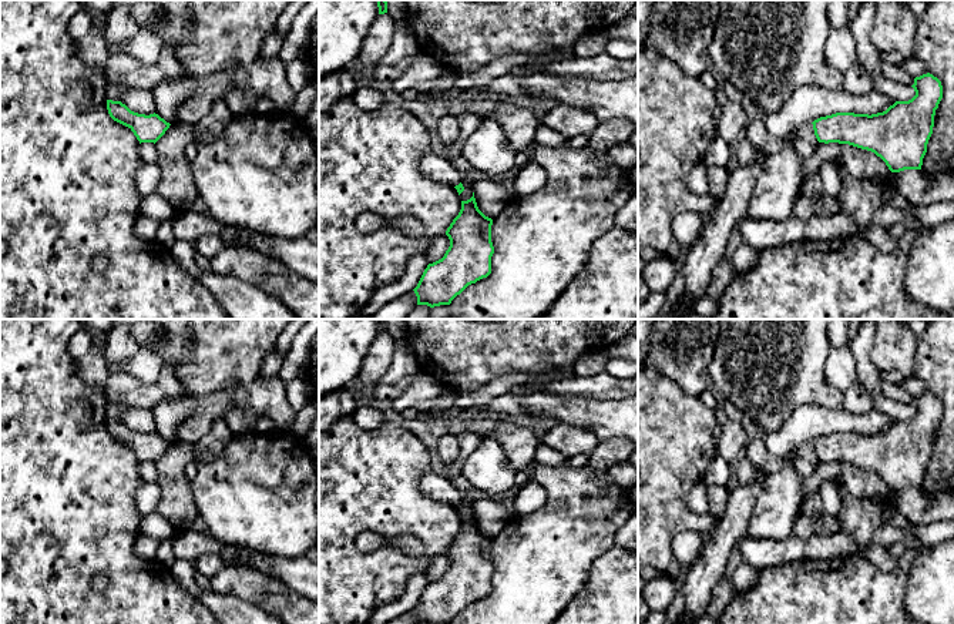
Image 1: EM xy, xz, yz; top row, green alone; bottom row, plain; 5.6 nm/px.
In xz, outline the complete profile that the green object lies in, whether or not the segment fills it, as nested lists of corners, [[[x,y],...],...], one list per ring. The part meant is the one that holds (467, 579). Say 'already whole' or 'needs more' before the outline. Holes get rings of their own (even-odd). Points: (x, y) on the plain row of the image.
already whole; [[[474,511],[446,550],[450,566],[444,576],[424,588],[413,608],[417,624],[450,624],[468,604],[491,593],[493,539],[477,526]]]

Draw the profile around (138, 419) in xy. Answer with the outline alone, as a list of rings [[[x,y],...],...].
[[[125,407],[121,413],[121,422],[138,433],[150,435],[155,432],[155,422],[150,409]]]

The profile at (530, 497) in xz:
[[[530,480],[515,494],[514,516],[534,513],[544,507],[545,503],[545,489]]]

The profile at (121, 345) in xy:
[[[118,325],[108,333],[108,372],[112,375],[125,375],[125,363],[141,350],[131,335],[131,325]]]

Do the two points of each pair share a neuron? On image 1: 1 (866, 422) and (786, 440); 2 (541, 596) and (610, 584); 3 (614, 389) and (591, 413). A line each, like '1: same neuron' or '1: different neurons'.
1: same neuron
2: different neurons
3: different neurons

